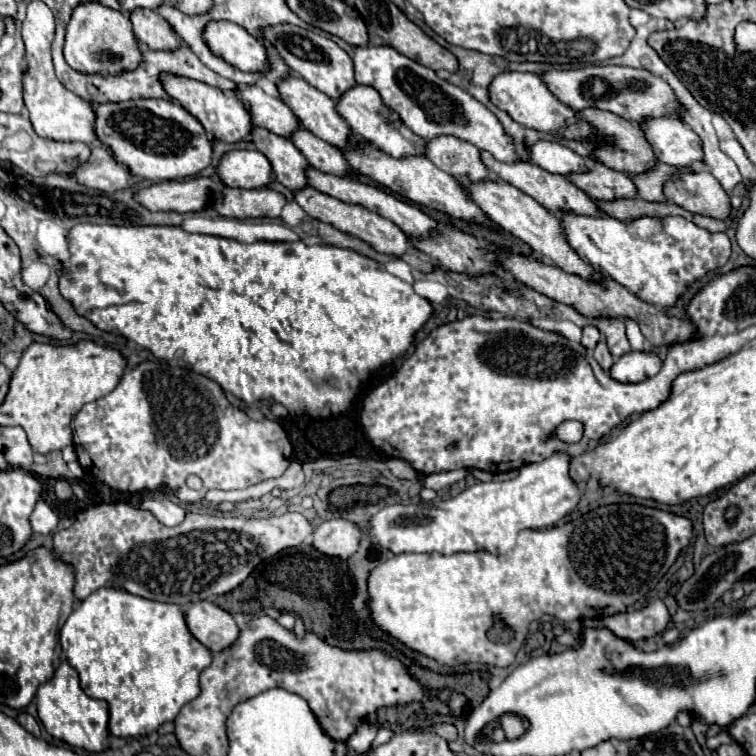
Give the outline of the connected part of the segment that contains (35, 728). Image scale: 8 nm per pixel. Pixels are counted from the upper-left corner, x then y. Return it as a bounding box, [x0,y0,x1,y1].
[18,712,41,738]

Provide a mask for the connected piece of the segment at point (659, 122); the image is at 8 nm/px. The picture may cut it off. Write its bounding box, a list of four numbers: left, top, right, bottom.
[642,117,702,167]

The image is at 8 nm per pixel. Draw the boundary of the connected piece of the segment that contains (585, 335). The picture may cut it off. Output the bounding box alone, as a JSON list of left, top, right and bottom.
[582,325,600,349]

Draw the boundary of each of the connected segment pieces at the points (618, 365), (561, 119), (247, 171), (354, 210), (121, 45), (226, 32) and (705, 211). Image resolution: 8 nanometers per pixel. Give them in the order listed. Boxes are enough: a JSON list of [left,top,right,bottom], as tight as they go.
[[610,351,662,383],[488,71,594,141],[216,149,272,189],[294,185,436,273],[64,1,140,73],[202,21,266,73],[664,171,730,219]]

